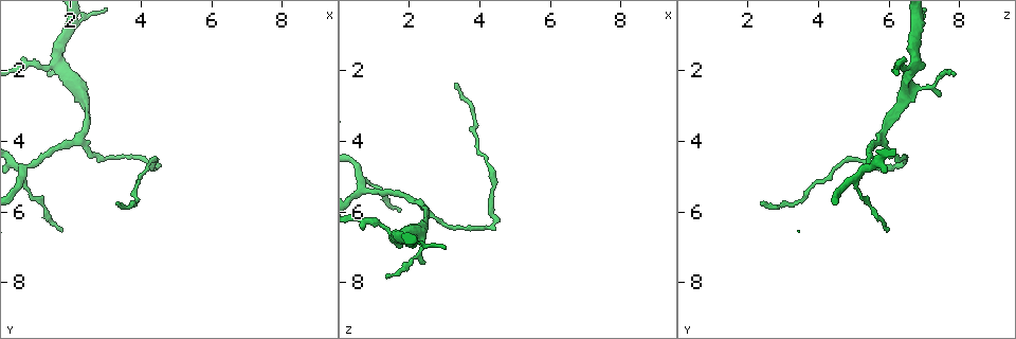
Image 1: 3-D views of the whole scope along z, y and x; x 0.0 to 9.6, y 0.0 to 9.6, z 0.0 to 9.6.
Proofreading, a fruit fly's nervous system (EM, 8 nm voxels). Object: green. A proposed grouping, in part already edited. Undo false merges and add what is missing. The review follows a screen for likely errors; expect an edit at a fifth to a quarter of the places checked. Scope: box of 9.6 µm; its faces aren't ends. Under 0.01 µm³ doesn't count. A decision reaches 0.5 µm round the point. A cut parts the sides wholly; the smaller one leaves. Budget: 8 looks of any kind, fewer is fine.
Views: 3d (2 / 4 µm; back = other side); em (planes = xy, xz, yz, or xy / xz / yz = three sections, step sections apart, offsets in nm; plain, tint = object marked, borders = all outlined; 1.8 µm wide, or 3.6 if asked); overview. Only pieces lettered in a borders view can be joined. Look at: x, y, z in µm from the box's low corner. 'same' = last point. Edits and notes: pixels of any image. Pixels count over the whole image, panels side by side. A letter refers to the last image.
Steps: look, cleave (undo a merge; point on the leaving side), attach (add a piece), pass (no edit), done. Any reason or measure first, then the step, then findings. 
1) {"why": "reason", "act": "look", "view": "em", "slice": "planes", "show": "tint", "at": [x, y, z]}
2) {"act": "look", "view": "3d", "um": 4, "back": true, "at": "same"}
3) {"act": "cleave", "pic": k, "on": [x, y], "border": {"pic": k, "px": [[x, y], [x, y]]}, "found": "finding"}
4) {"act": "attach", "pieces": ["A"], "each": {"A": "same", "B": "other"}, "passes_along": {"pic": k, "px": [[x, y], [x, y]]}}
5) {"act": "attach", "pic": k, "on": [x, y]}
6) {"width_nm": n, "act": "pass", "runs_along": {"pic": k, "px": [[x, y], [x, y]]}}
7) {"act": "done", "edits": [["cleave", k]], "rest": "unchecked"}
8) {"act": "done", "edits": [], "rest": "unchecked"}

{"why": "branch stops here", "act": "look", "view": "em", "slice": "xy", "step": 4, "show": "tint", "at": [3.35, 5.70, 2.40]}

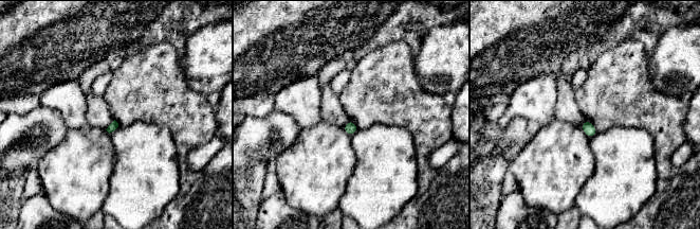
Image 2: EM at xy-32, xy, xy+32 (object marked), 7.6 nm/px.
{"act": "look", "view": "em", "slice": "planes", "show": "borders", "at": "same"}

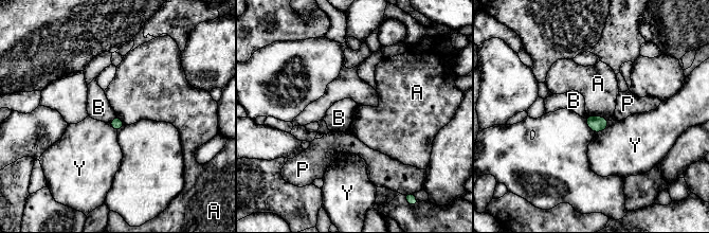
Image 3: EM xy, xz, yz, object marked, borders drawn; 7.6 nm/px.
{"act": "pass", "each": {"A": "other", "B": "other", "P": "other", "Y": "other"}, "border": {"pic": 3, "px": [[587, 114], [598, 114], [610, 120]]}, "found": "no lettered piece goes on from it"}

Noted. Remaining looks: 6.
{"why": "a fork", "act": "look", "view": "3d", "um": 2, "at": [2.35, 3.70, 5.85]}

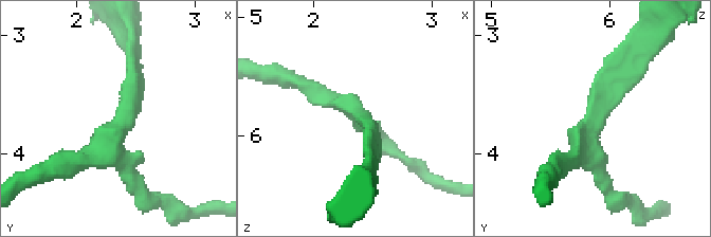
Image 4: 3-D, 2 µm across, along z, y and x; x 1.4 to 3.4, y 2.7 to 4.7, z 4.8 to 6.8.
{"arms": 3, "why": "need the tissue", "act": "look", "view": "em", "slice": "planes", "show": "borders", "at": [2.44, 3.66, 5.88]}

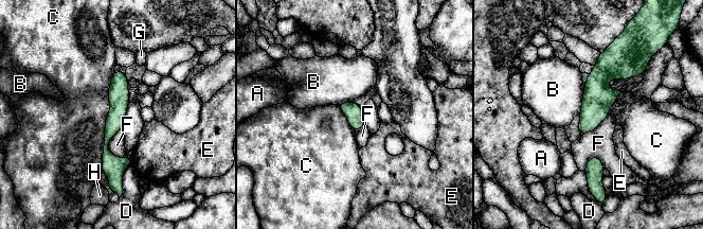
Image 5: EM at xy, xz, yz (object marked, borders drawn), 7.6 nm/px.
{"width_nm": 140, "longest_contact_nm": ["C", 750], "act": "pass", "each": {"A": "other", "B": "other", "C": "other", "D": "other", "E": "other", "F": "other", "G": "other", "H": "other"}, "found": "one cell here"}

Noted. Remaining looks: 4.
{"why": "abrupt turn", "act": "look", "view": "em", "slice": "planes", "show": "borders", "at": [0.70, 4.70, 5.35]}

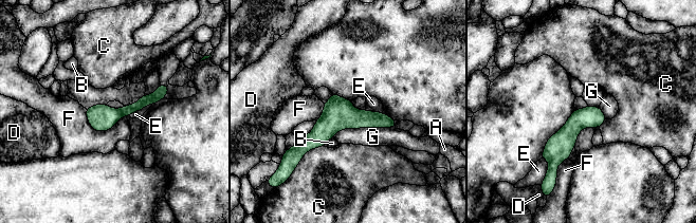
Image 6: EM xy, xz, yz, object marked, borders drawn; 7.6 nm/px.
{"width_nm": 160, "act": "pass", "each": {"A": "other", "B": "other", "C": "other", "D": "other", "E": "other", "F": "other", "G": "other"}, "border": {"pic": 6, "px": [[85, 109], [95, 131], [129, 116]]}, "found": "continuous, no second cell"}

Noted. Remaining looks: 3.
{"act": "done", "edits": [], "rest": "unchecked"}

